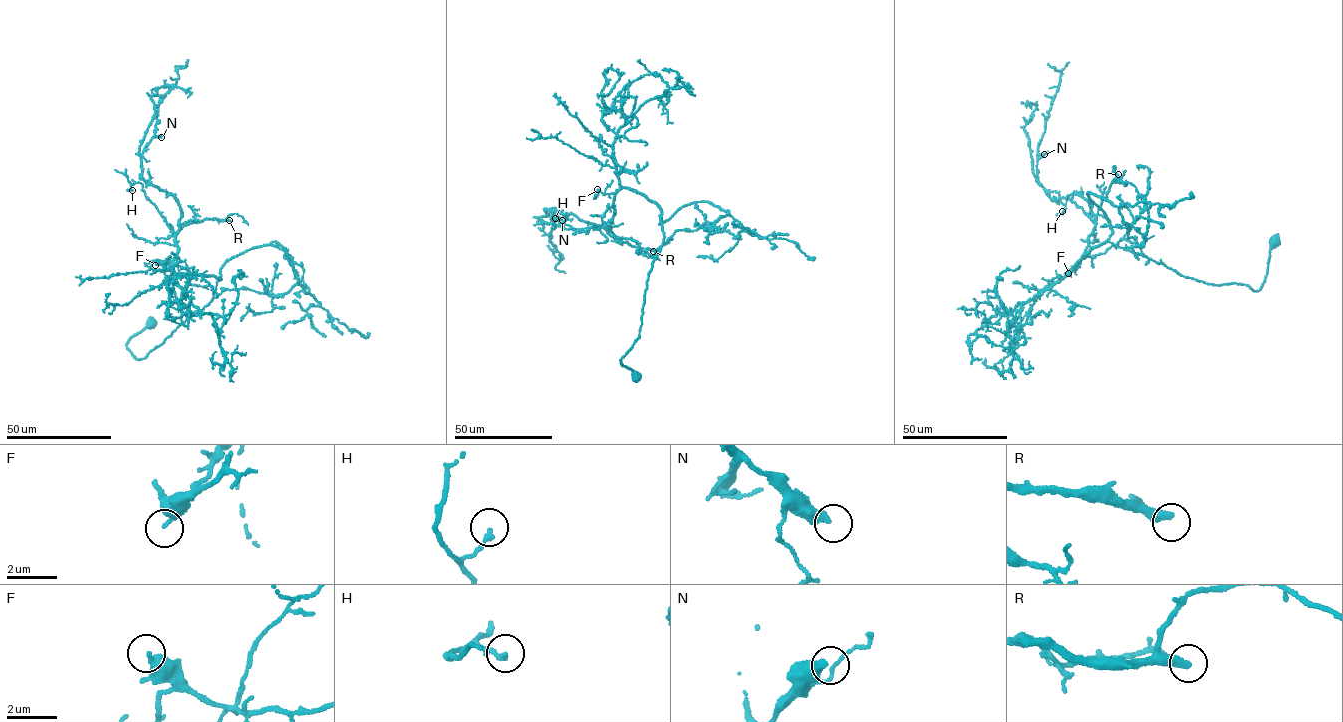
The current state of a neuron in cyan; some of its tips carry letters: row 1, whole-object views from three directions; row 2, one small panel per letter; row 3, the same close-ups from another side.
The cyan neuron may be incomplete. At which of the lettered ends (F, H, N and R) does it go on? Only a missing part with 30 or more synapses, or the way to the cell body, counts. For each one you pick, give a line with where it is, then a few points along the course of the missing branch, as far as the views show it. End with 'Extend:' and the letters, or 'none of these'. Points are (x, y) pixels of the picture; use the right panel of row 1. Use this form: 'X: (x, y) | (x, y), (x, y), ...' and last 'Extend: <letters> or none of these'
R: (1118, 174) | (1118, 174), (1126, 165), (1118, 167), (1123, 161), (1130, 169), (1126, 167), (1119, 171)
Extend: R

